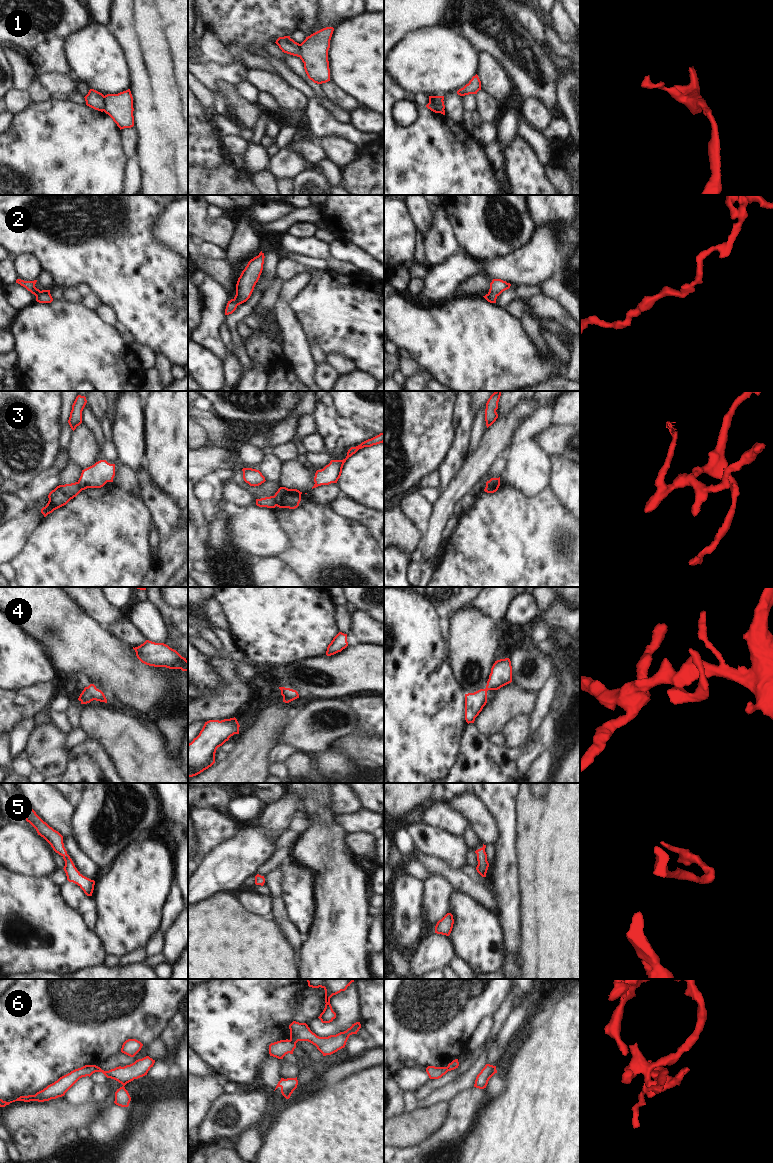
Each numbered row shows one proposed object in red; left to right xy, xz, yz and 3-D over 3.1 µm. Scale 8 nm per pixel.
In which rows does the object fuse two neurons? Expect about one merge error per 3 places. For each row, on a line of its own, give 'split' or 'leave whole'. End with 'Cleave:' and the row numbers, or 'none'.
1: split
2: leave whole
3: split
4: leave whole
5: leave whole
6: split
Cleave: 1, 3, 6

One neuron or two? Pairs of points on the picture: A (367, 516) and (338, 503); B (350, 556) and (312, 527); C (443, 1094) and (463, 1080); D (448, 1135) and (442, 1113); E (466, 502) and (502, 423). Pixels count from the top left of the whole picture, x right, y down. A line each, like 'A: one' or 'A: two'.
A: one
B: one
C: one
D: two
E: two

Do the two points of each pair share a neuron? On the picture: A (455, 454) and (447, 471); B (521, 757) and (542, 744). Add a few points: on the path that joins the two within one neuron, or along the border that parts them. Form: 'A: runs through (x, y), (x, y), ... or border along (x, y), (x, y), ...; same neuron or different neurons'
A: runs through (454, 458), (449, 467); same neuron
B: runs through (526, 755), (537, 744); same neuron

